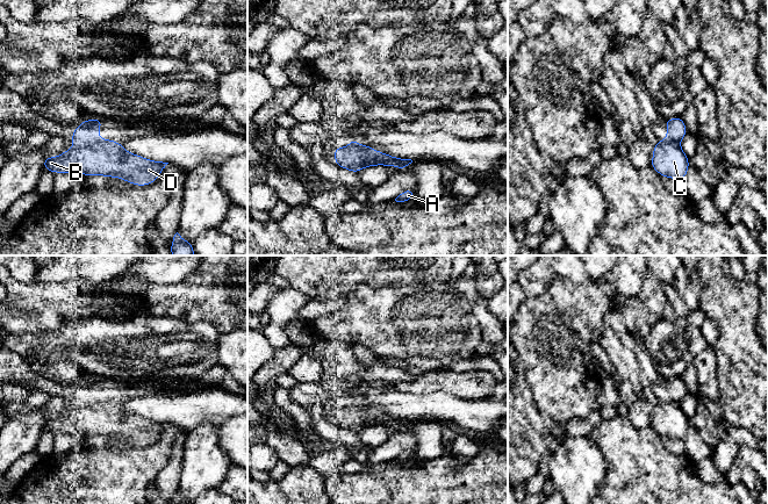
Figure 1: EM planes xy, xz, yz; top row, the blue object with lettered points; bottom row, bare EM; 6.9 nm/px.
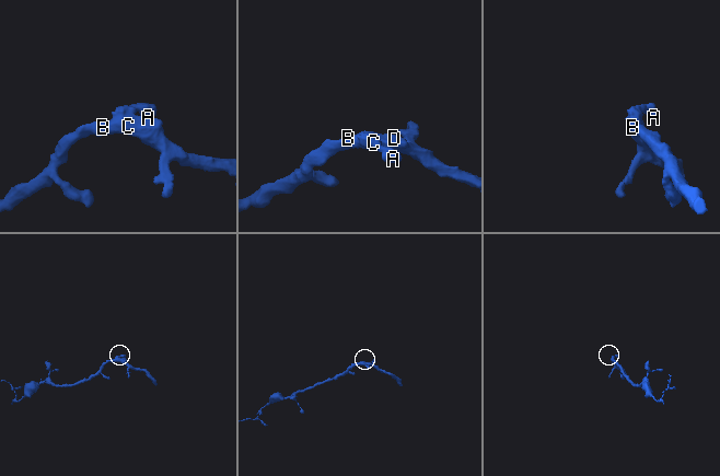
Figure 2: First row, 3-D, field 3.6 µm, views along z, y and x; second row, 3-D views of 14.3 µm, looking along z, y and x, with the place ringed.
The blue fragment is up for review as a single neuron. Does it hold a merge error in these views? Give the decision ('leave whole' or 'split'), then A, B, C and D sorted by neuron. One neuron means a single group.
split; groups A / B C D

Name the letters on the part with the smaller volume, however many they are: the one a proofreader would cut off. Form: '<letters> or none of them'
A

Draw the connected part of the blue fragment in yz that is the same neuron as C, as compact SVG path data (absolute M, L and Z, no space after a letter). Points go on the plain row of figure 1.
M660 401L654 405L651 427L661 437L683 440L689 430L689 418L680 404Z

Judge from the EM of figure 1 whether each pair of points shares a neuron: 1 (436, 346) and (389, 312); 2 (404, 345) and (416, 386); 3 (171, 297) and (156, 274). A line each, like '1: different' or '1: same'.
1: same
2: different
3: different

